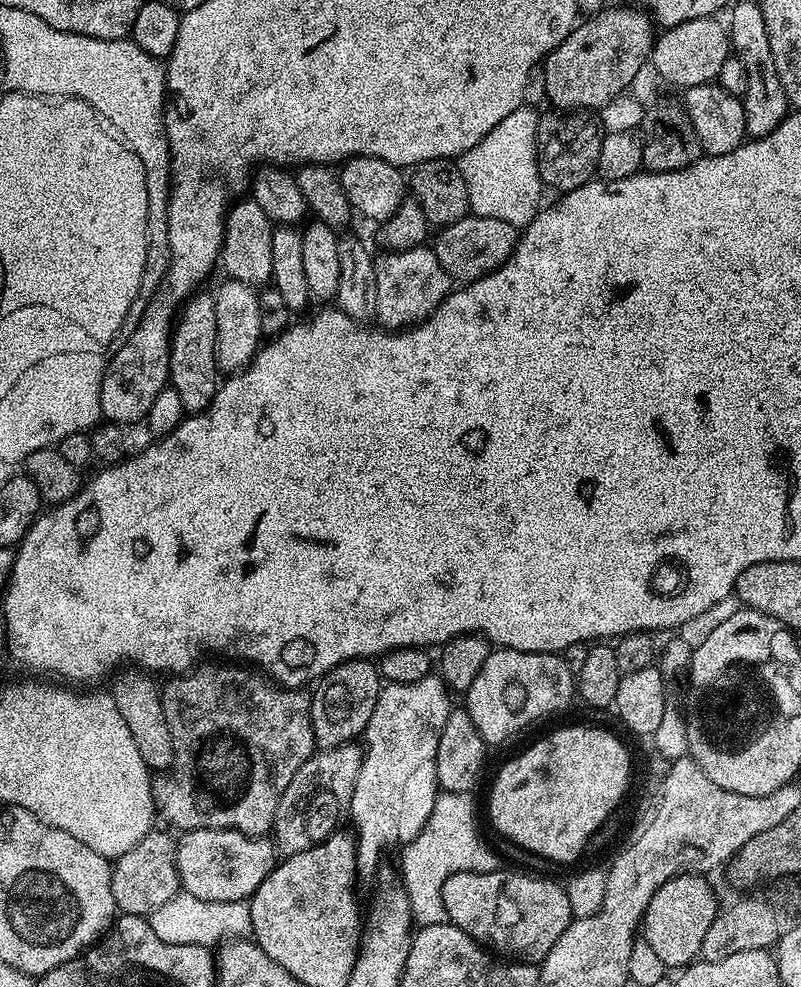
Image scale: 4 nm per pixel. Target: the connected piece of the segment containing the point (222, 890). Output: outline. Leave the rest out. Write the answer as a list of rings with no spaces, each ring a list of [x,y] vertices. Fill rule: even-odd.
[[[190,828],[181,836],[184,837],[176,840],[176,865],[181,889],[187,895],[202,898],[206,902],[248,900],[258,890],[258,886],[262,886],[262,882],[278,863],[275,843],[268,838],[247,836],[241,832],[235,832],[232,828]]]

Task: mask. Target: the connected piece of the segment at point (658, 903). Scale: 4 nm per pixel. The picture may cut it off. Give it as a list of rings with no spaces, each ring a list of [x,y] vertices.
[[[699,873],[676,875],[654,892],[641,921],[642,938],[667,969],[675,970],[693,963],[700,953],[706,931],[719,915],[720,905],[711,886]]]

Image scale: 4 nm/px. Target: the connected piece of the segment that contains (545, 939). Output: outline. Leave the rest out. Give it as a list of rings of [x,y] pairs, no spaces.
[[[459,872],[442,886],[442,902],[451,923],[485,948],[512,962],[539,965],[554,942],[571,926],[574,913],[563,883],[539,880],[524,872]]]

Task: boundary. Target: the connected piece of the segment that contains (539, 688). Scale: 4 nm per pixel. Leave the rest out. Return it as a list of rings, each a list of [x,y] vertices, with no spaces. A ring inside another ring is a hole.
[[[497,647],[489,651],[486,662],[482,662],[482,670],[478,670],[478,678],[470,682],[466,693],[466,707],[474,726],[478,726],[478,734],[482,734],[485,745],[500,744],[511,738],[515,732],[523,730],[527,724],[548,716],[551,712],[560,712],[574,700],[574,674],[566,666],[563,655],[551,652],[523,652],[513,648]]]

